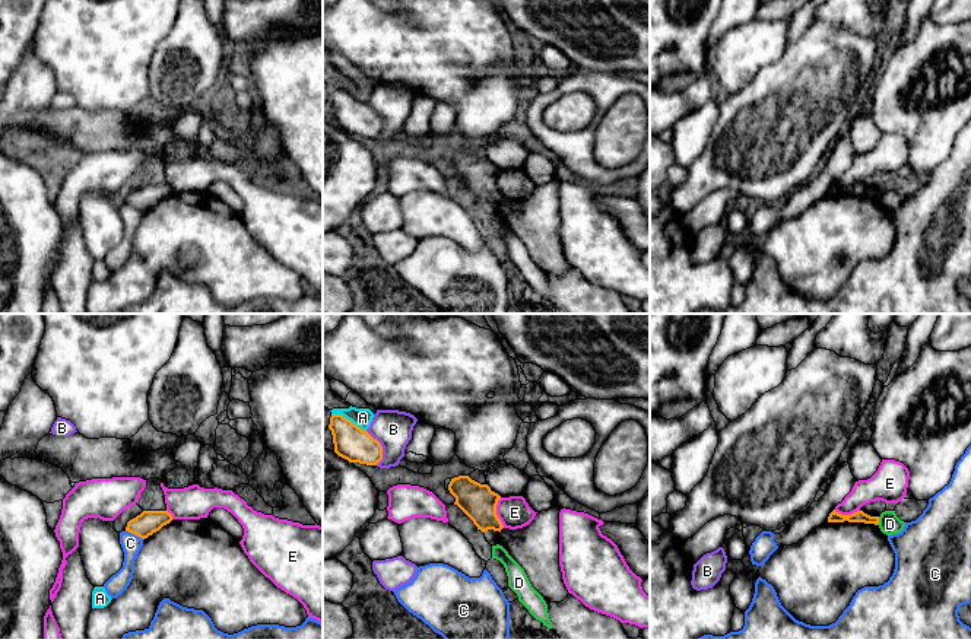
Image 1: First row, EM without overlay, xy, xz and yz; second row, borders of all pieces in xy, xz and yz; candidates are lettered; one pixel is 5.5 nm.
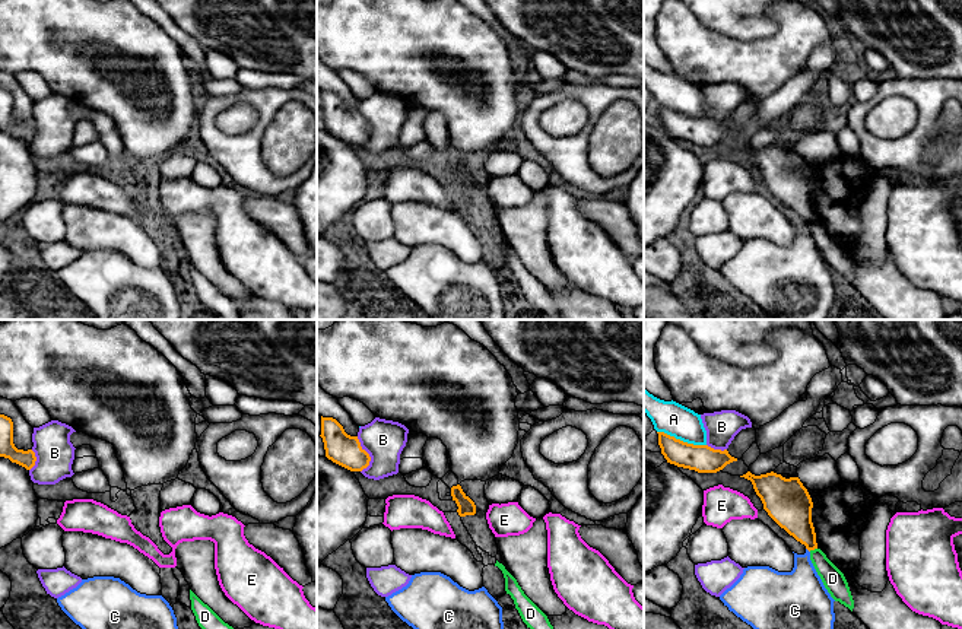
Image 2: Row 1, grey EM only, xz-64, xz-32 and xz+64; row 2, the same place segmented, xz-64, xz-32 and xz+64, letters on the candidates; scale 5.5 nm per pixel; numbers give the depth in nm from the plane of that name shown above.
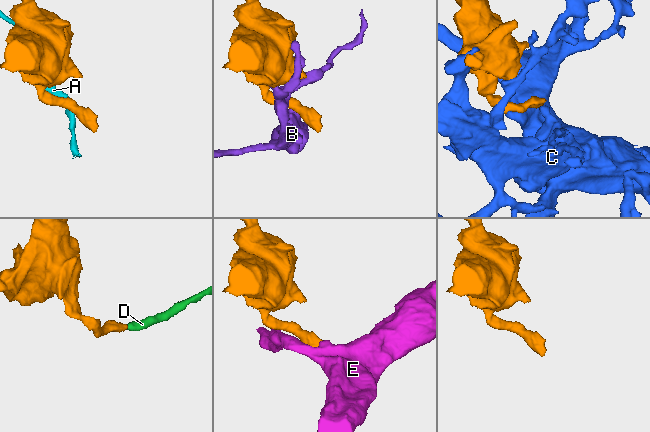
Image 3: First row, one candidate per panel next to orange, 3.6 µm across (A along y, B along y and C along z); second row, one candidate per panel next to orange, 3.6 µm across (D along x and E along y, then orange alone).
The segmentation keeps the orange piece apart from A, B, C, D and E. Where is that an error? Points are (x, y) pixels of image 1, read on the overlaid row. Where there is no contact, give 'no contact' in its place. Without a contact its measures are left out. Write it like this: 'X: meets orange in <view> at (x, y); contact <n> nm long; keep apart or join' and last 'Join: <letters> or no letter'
A: meets orange in xz at (349, 420); contact 220 nm long; keep apart
B: meets orange in xz at (381, 447); contact 200 nm long; keep apart
C: meets orange in xy at (135, 534); contact 120 nm long; keep apart
D: meets orange in yz at (878, 521); contact 50 nm long; keep apart
E: meets orange in xz at (495, 512); contact 170 nm long; keep apart
Join: no letter

